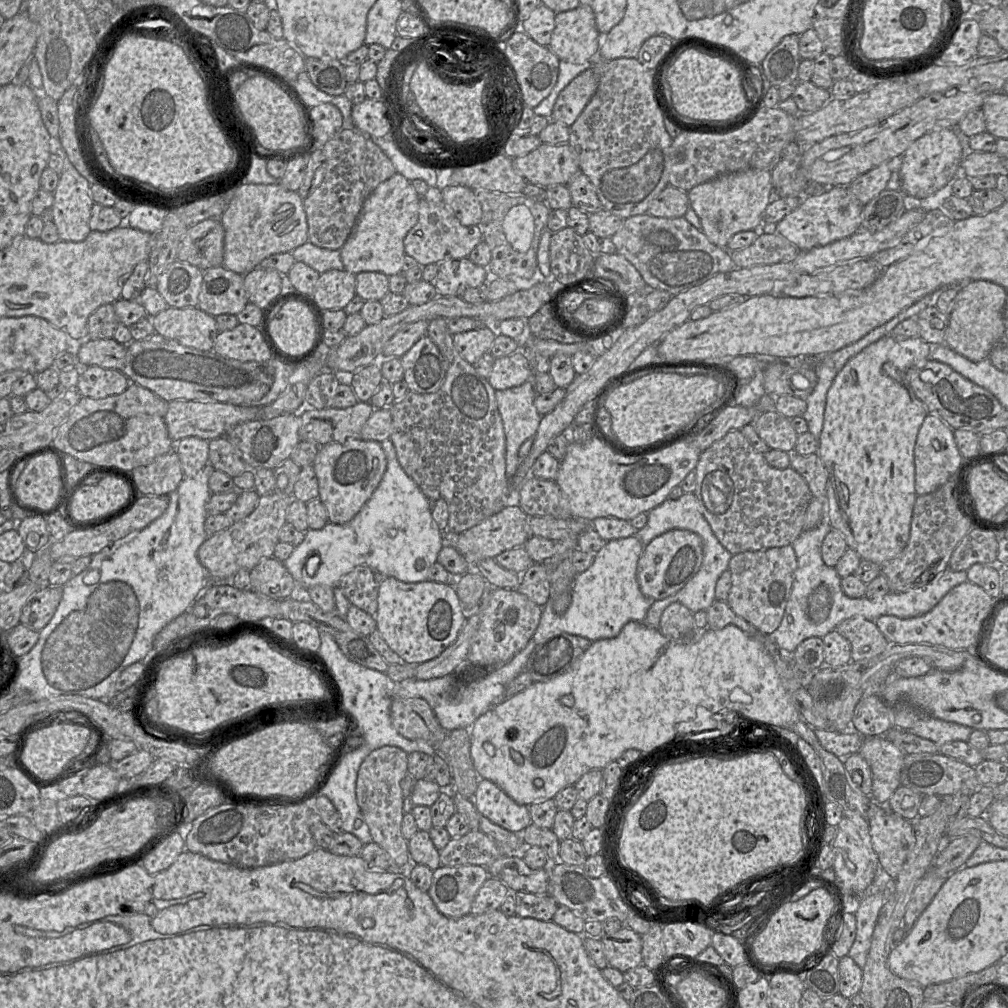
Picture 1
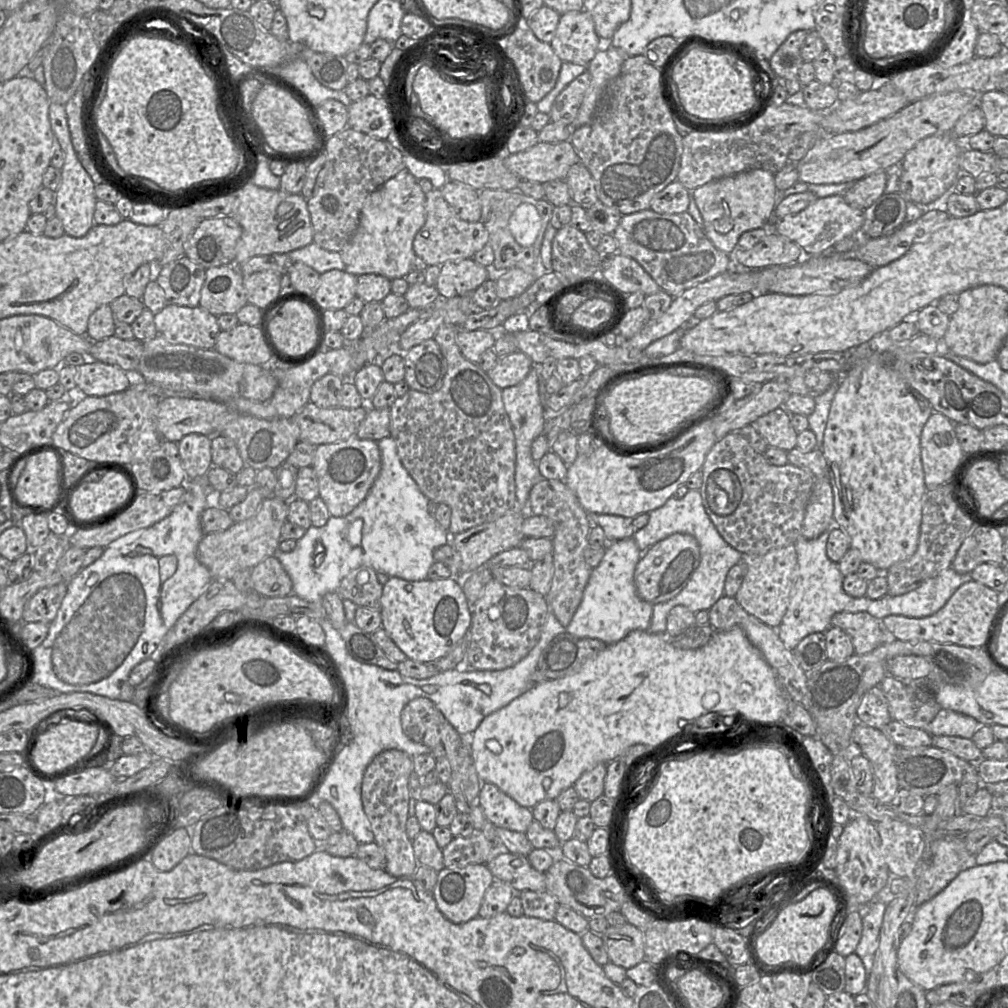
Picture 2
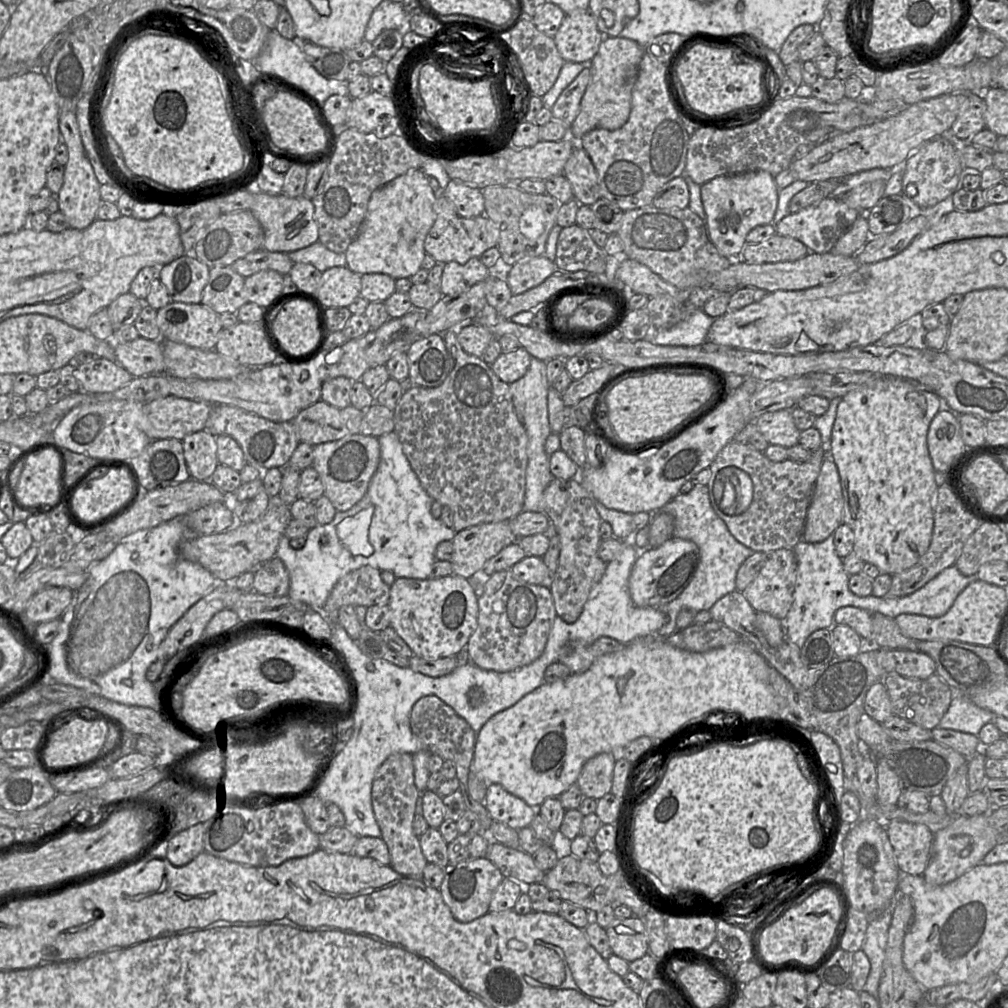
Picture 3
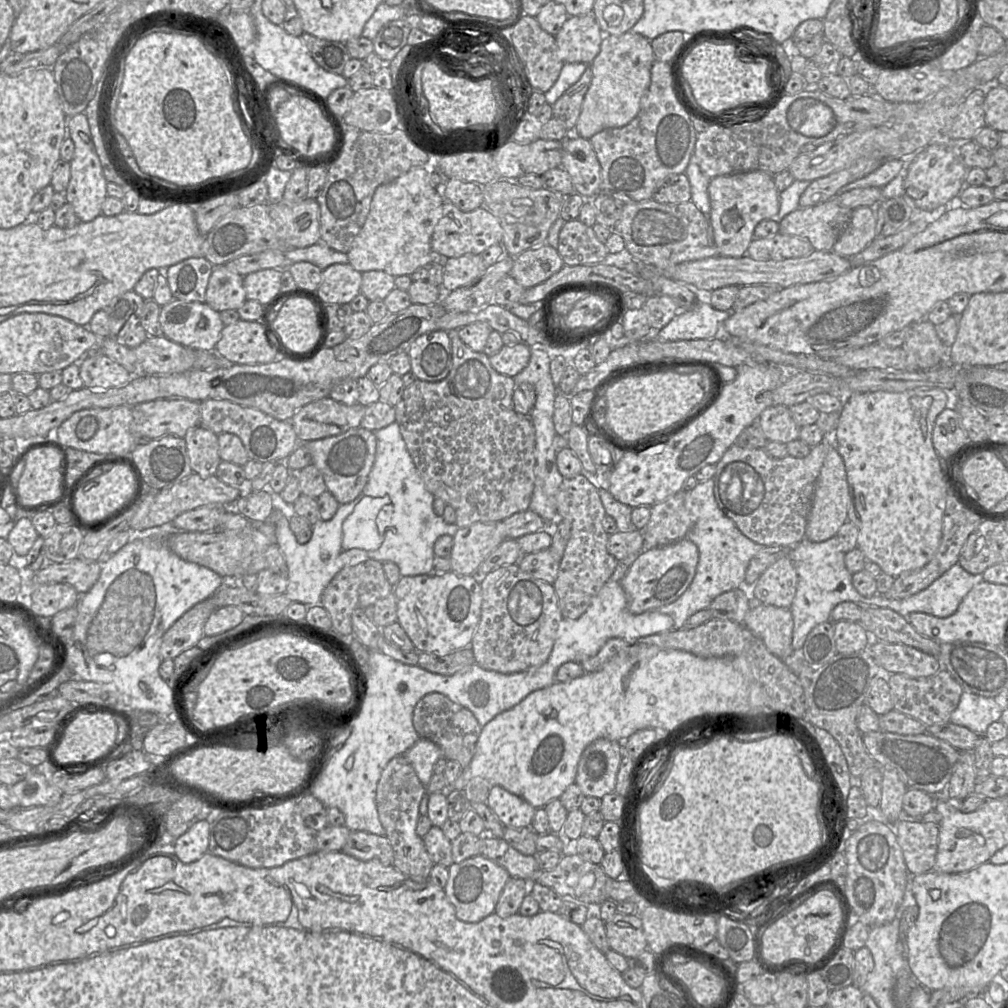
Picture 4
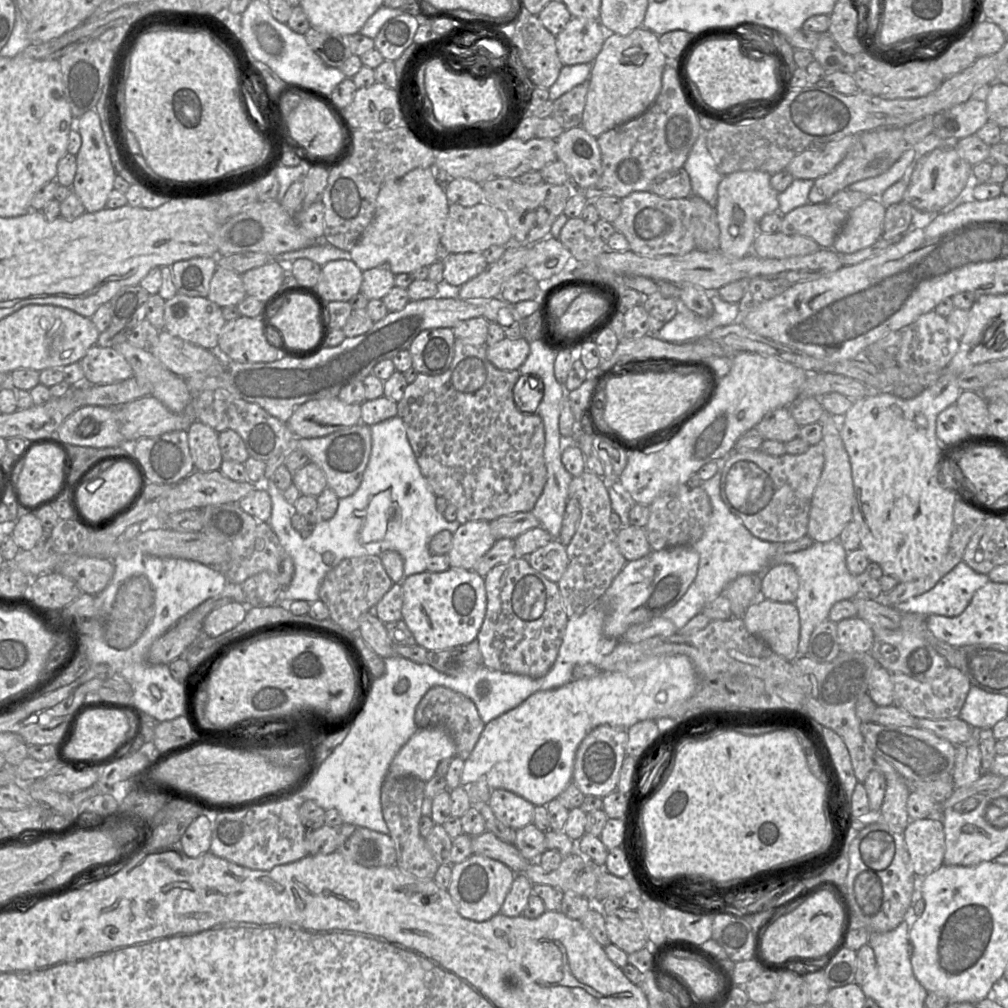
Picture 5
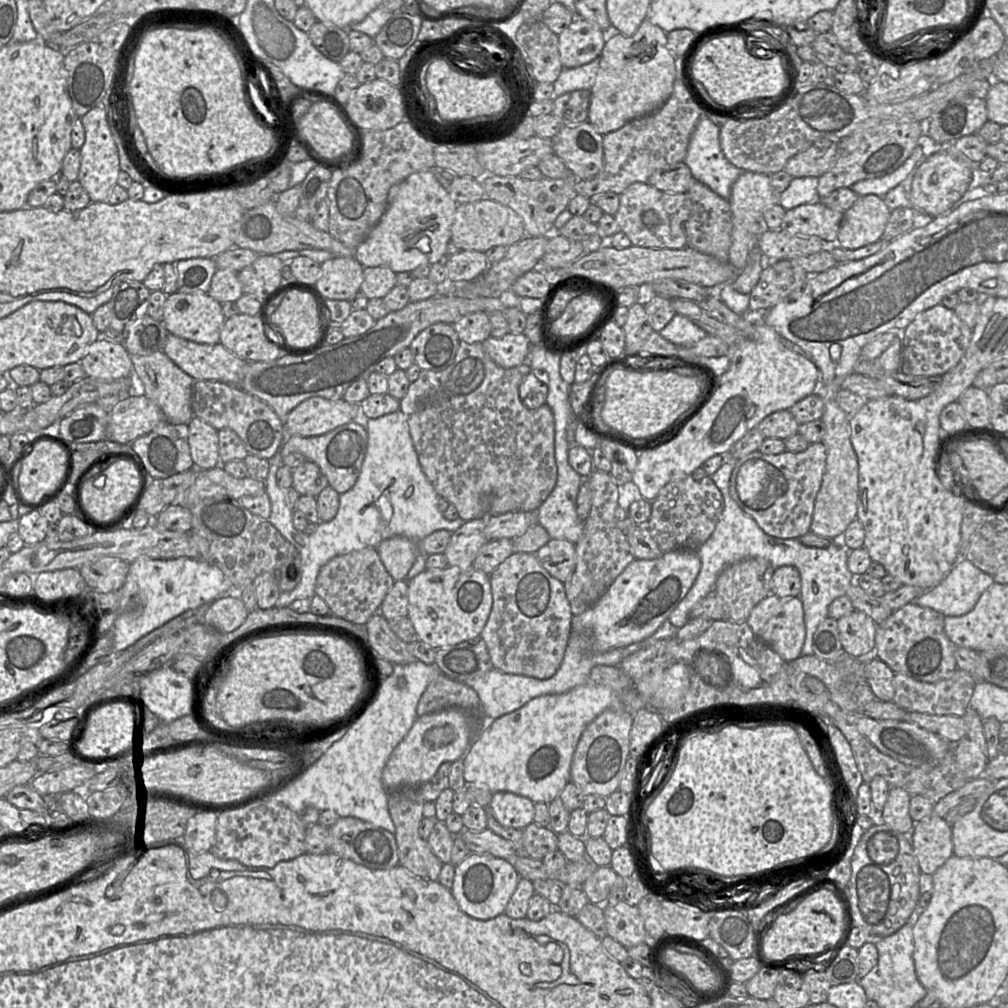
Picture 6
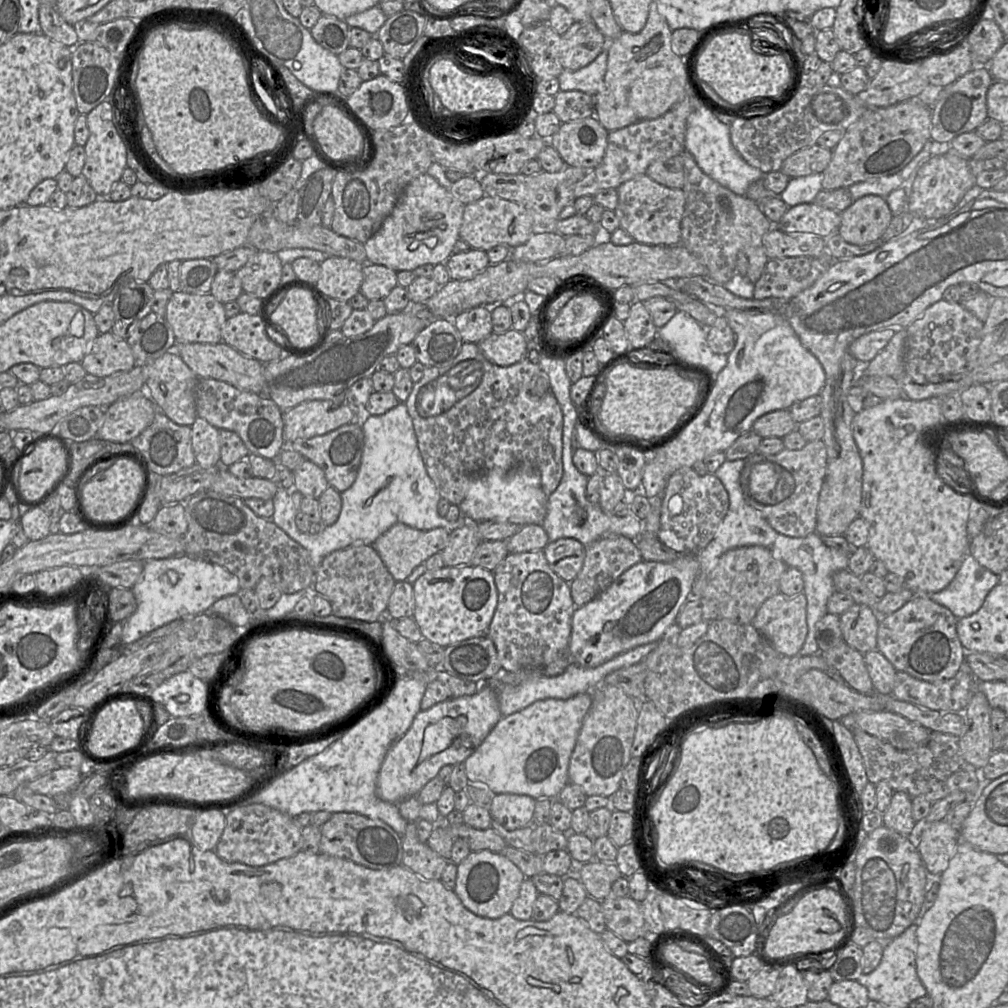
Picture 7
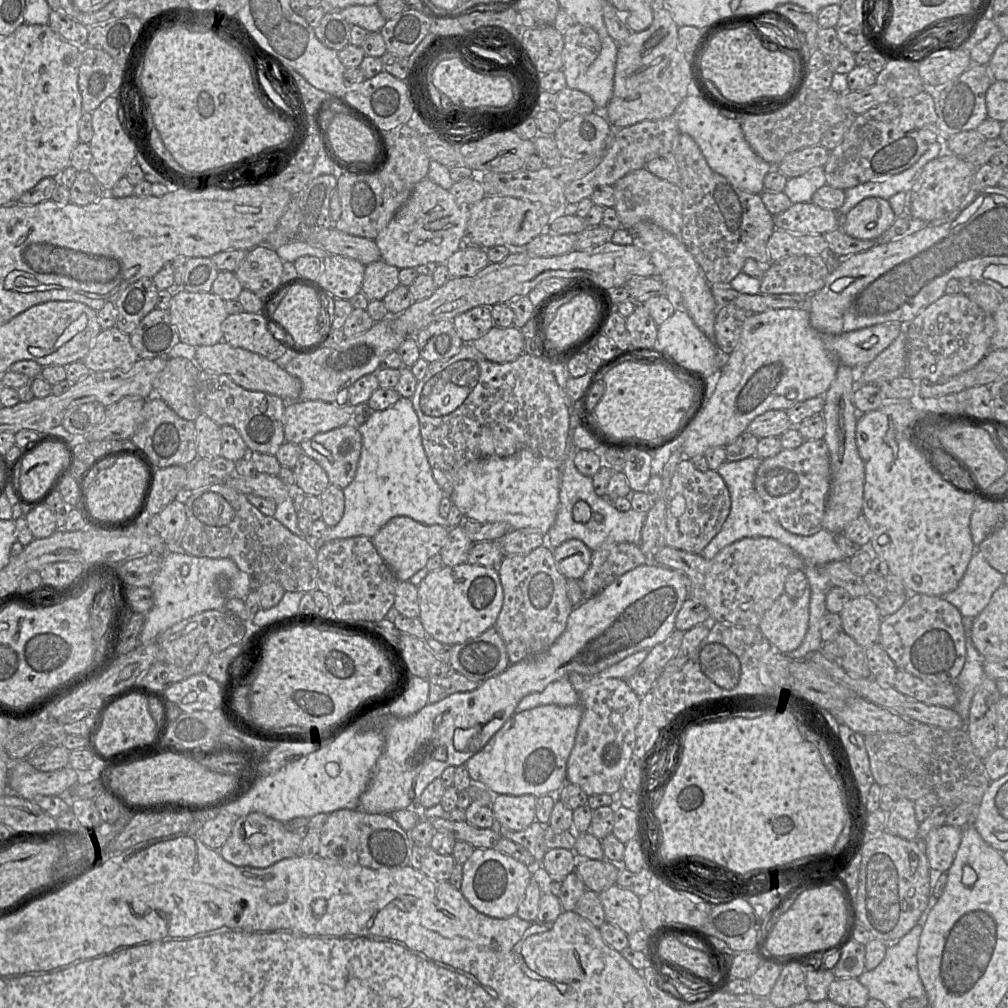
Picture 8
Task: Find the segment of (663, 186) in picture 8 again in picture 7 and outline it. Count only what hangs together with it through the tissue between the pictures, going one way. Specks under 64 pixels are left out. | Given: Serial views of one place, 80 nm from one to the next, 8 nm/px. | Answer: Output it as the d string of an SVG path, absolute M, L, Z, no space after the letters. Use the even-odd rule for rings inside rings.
M646 173L624 182L617 188L618 203L614 210L619 227L634 241L649 245L677 245L681 243L681 221L686 196L682 189L663 186Z

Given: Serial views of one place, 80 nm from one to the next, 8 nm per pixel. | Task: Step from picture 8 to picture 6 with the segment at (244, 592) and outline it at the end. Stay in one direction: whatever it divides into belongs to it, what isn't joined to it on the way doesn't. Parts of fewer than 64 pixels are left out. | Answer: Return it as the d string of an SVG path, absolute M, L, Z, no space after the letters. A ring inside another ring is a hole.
M139 557L130 563L125 583L118 590L117 617L111 627L113 651L125 650L187 610L234 592L232 582L218 567L200 559Z

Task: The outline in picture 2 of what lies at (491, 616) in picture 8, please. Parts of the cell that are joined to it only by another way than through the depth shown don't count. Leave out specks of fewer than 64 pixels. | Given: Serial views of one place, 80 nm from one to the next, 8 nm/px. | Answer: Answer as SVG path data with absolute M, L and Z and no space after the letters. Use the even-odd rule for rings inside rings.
M390 577L383 585L380 602L381 627L397 647L420 663L433 663L451 652L471 625L469 606L461 586L451 577L407 581Z

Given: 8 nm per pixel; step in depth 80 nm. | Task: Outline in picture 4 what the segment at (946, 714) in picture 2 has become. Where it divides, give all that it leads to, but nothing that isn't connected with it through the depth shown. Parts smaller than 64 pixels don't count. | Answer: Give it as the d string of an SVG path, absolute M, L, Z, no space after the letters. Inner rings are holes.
M963 692L949 722L984 736L989 725L1000 720L1003 710L994 698Z

